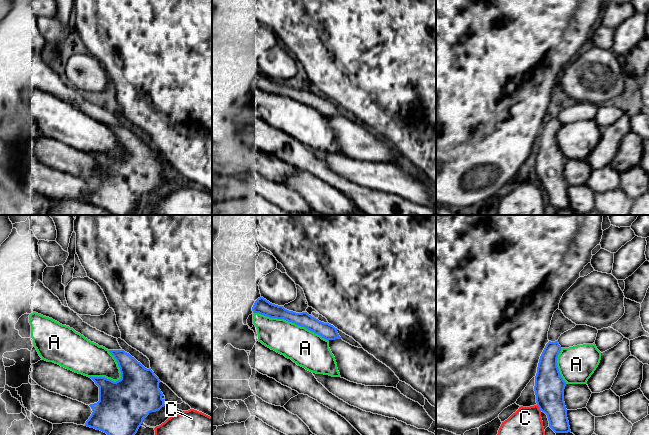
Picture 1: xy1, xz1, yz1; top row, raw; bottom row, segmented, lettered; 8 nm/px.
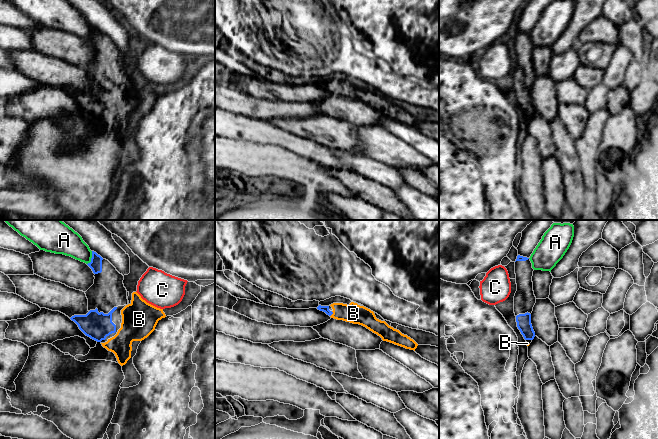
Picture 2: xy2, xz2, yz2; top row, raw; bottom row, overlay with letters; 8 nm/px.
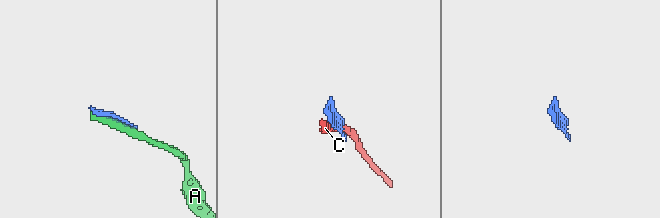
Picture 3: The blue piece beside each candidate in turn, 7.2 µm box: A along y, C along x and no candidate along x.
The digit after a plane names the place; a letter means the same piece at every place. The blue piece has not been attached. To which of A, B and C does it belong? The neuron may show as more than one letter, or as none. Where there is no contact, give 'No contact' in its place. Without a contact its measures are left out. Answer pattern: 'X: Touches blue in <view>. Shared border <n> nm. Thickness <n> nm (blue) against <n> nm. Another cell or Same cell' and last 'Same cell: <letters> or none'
A: Touches blue in xz1. Shared border 650 nm. Thickness 120 nm (blue) against 280 nm. Another cell
B: Touches blue in xz2. Shared border 50 nm. Thickness 50 nm (blue) against 160 nm. Same cell
C: Touches blue in yz1. Shared border 60 nm. Thickness 240 nm (blue) against 360 nm. Another cell
Same cell: B

